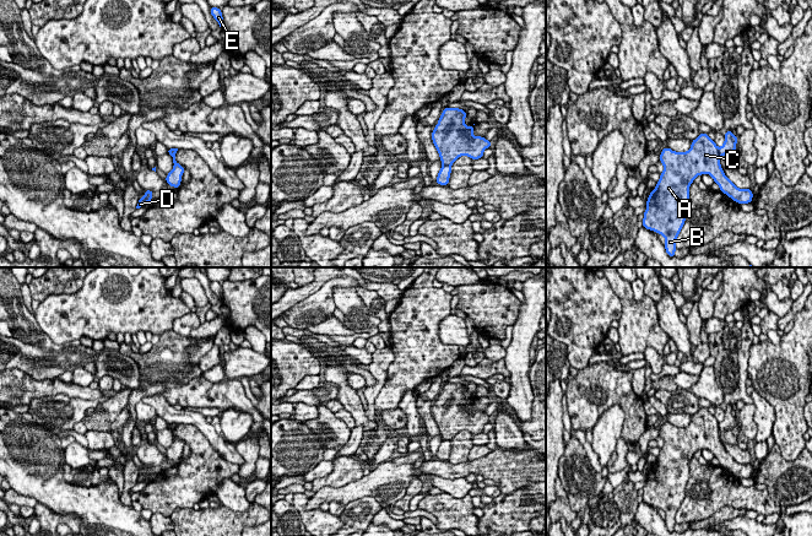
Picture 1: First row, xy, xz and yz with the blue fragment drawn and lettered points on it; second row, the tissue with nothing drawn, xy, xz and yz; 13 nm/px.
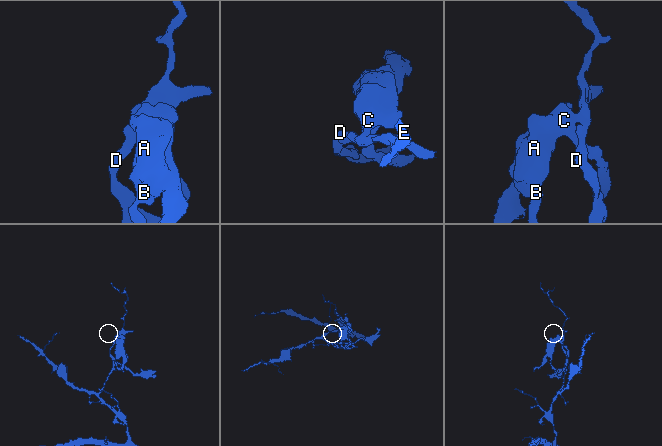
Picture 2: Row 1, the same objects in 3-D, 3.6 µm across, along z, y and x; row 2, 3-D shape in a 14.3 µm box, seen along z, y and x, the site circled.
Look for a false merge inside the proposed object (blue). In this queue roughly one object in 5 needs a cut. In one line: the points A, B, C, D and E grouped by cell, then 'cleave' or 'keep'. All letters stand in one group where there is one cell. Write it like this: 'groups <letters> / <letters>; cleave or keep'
groups A B C / D E; cleave

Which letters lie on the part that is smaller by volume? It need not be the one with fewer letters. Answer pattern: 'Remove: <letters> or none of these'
Remove: A, B, C

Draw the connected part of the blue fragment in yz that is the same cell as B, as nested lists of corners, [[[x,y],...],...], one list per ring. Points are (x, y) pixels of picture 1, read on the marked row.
[[[700,132],[687,152],[665,147],[660,153],[664,170],[646,200],[643,227],[665,237],[665,250],[675,256],[676,239],[686,222],[689,186],[694,178],[708,173],[720,191],[737,204],[751,204],[751,189],[738,189],[724,173],[719,148],[708,134]]]

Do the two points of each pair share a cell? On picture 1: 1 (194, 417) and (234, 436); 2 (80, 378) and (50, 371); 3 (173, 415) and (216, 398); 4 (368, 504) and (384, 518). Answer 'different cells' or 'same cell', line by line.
1: different cells
2: different cells
3: different cells
4: different cells

